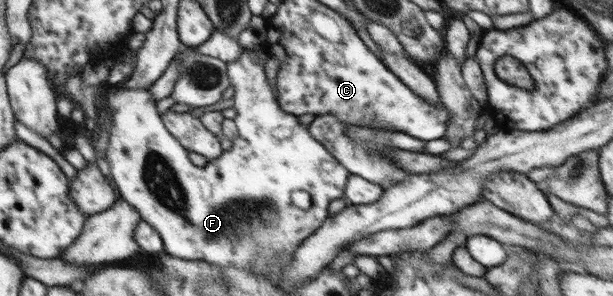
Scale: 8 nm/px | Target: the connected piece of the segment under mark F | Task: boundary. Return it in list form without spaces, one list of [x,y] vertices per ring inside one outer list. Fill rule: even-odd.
[[[243,52],[239,56],[239,60],[227,63],[227,75],[230,86],[235,91],[232,101],[236,109],[234,122],[238,131],[238,137],[233,141],[232,149],[223,151],[221,156],[210,160],[205,166],[200,167],[193,164],[188,155],[188,150],[183,148],[165,128],[164,122],[161,120],[159,113],[157,113],[156,103],[151,97],[151,90],[123,89],[111,95],[107,101],[107,108],[110,108],[111,125],[109,125],[108,130],[110,137],[106,158],[111,170],[111,176],[114,177],[121,198],[135,208],[142,220],[149,223],[159,233],[164,244],[164,251],[167,254],[183,260],[207,261],[218,266],[249,268],[254,274],[266,276],[266,274],[270,274],[270,264],[278,260],[278,254],[294,252],[310,234],[313,234],[323,224],[323,221],[328,217],[328,204],[333,200],[344,198],[344,185],[347,184],[350,172],[323,145],[313,139],[313,136],[305,126],[299,124],[299,117],[281,110],[277,99],[273,96],[273,90],[271,90],[271,84],[267,80],[263,62],[257,62],[257,58],[253,58],[251,54]],[[297,190],[312,194],[312,204],[307,210],[299,208],[293,202],[293,192],[297,192]]]

